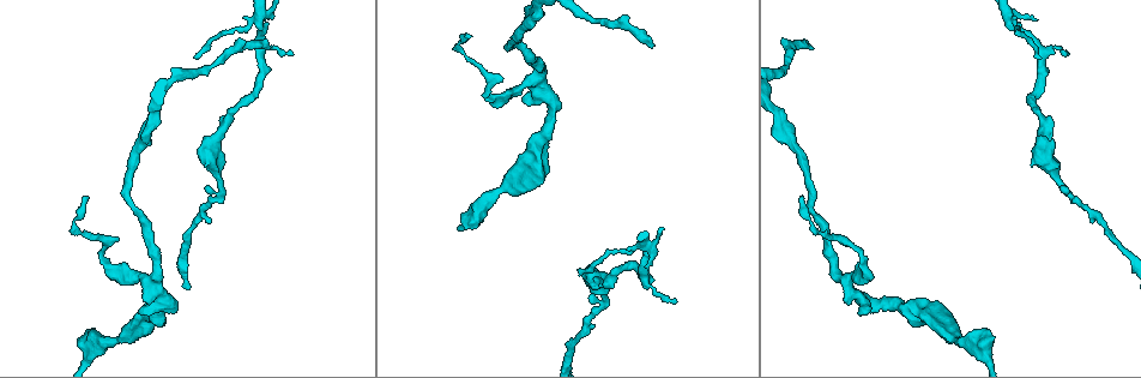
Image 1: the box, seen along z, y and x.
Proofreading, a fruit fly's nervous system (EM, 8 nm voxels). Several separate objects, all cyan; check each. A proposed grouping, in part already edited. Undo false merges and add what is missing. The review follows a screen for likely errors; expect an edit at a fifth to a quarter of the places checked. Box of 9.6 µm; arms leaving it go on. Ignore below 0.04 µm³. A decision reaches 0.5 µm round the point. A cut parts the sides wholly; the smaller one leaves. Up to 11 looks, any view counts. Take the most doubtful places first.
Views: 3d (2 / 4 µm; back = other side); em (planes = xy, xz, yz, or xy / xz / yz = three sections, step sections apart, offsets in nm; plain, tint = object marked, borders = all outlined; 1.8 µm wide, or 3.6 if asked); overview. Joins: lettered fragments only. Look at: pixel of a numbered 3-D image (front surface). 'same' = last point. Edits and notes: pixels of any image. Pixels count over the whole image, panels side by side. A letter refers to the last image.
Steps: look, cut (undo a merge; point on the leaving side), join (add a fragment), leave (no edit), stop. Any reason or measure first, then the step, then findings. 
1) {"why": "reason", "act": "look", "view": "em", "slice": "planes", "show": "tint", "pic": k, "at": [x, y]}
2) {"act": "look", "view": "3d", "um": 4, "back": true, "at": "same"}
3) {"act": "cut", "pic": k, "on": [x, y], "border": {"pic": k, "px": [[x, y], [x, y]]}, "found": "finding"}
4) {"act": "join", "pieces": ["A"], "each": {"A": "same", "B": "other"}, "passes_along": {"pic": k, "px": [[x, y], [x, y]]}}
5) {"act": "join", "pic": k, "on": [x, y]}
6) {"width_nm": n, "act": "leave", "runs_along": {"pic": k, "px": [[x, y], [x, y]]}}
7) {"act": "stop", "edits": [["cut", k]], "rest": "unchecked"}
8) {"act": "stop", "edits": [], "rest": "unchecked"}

{"why": "free end", "act": "look", "view": "em", "slice": "planes", "show": "tint", "pic": 1, "at": [812, 49]}

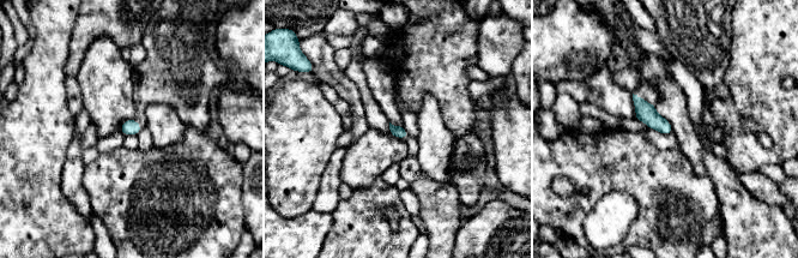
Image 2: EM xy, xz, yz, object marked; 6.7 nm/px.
{"act": "look", "view": "em", "slice": "planes", "show": "borders", "at": "same"}

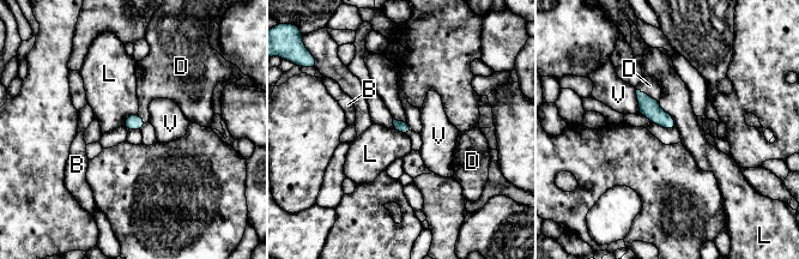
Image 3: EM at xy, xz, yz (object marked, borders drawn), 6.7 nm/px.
{"longest_contact_nm": ["L", 220], "act": "join", "pieces": ["D"], "each": {"B": "other", "D": "same", "L": "other", "V": "other"}, "passes_along": {"pic": 3, "px": [[649, 107], [646, 94], [649, 85]]}, "found": "it goes on there"}

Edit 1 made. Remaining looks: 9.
{"act": "look", "view": "overview"}

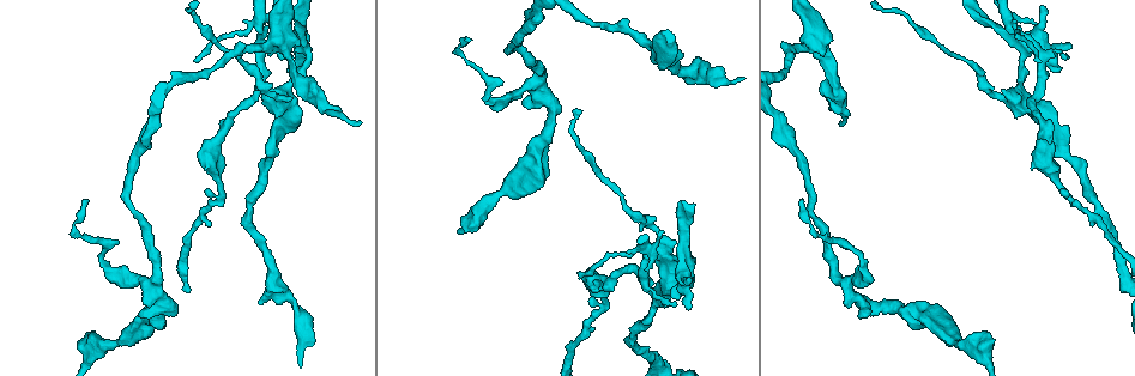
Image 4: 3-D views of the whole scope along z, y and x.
{"why": "thin neck", "act": "look", "view": "em", "um": 3.6, "slice": "planes", "show": "borders", "pic": 4, "at": [270, 92]}

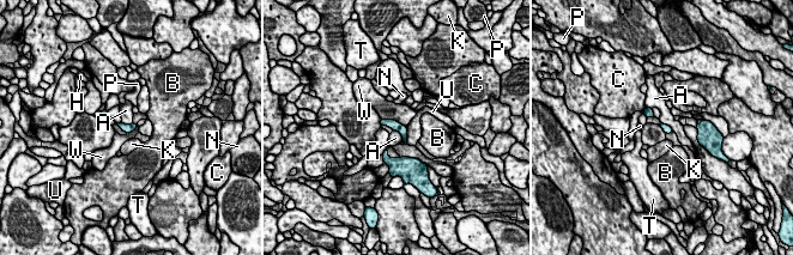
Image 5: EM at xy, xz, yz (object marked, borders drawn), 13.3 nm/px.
{"act": "leave", "each": {"A": "other", "B": "other", "C": "other", "H": "other", "K": "other", "N": "other", "P": "other", "T": "other", "U": "other", "W": "other"}, "border": {"pic": 5, "px": [[393, 129], [403, 139]]}, "found": "one cell here"}

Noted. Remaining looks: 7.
{"act": "look", "view": "em", "slice": "planes", "show": "plain", "pic": 4, "at": [469, 38]}

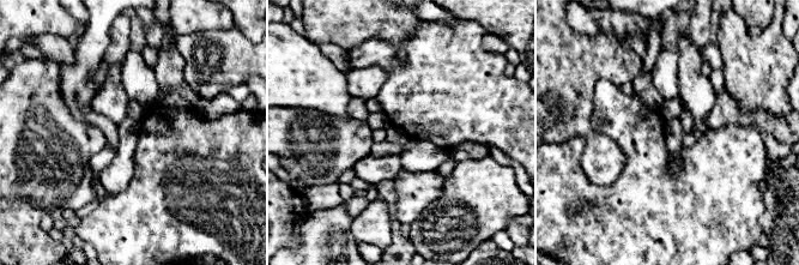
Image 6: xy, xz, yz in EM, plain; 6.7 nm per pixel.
{"why": "where the object lies", "act": "look", "view": "em", "slice": "planes", "show": "tint", "at": "same"}

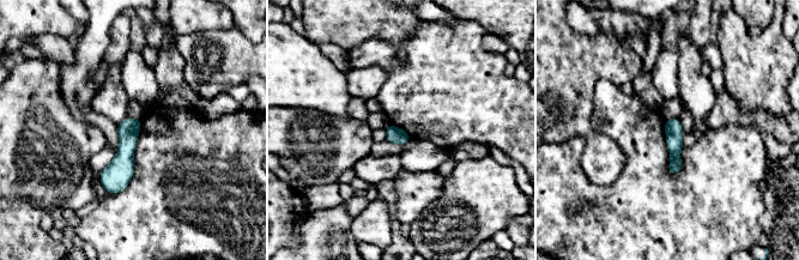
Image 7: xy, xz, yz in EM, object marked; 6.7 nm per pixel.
{"act": "look", "view": "em", "slice": "planes", "show": "borders", "at": "same"}

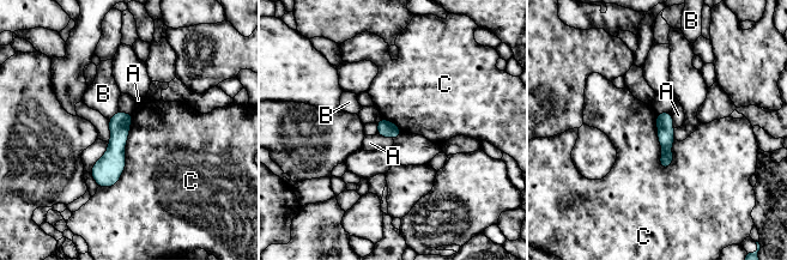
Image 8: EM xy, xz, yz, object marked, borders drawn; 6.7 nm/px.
{"act": "leave", "each": {"A": "other", "B": "other", "C": "other"}, "found": "none of them fits"}

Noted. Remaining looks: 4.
{"why": "thin neck", "act": "look", "view": "3d", "um": 2, "pic": 4, "at": [477, 215]}

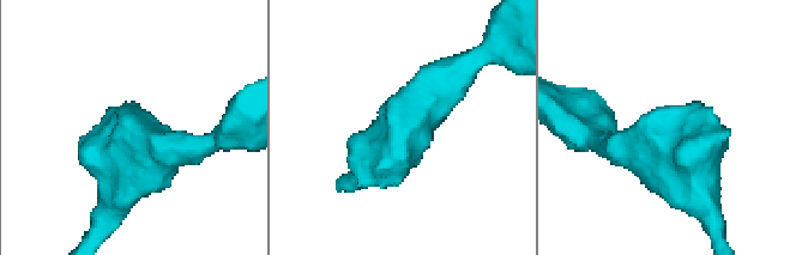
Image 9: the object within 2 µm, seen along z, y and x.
{"act": "look", "view": "em", "slice": "planes", "show": "borders", "pic": 9, "at": [673, 166]}

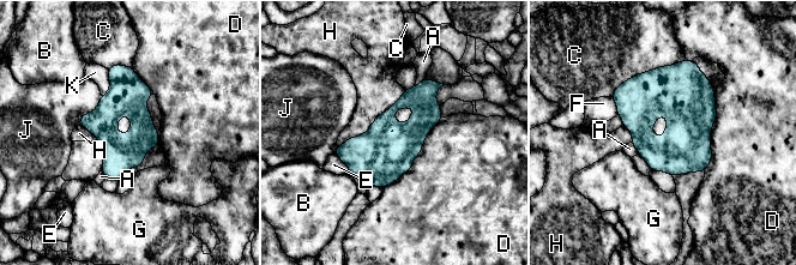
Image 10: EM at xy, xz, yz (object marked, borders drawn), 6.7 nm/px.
{"act": "leave", "each": {"A": "other", "B": "other", "C": "other", "D": "other", "E": "other", "F": "other", "G": "other", "H": "other", "J": "other", "K": "other"}, "runs_along": {"pic": 10, "px": [[116, 67], [114, 176]]}, "found": "one cell here"}

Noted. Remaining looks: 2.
{"why": "an open end", "act": "look", "view": "em", "slice": "planes", "show": "borders", "pic": 4, "at": [1039, 61]}

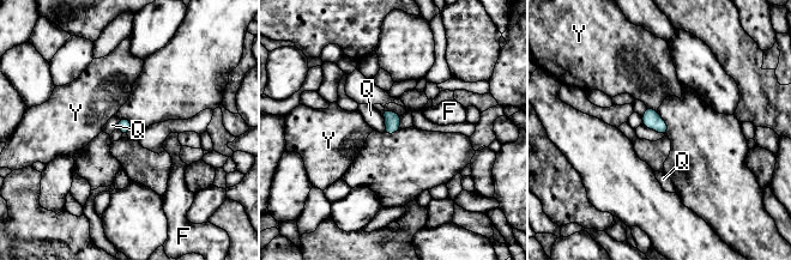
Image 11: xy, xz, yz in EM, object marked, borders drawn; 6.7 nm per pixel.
{"act": "leave", "each": {"F": "other", "Q": "other", "Y": "other"}, "found": "no lettered fragment goes on from it"}

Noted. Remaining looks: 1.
{"act": "stop", "edits": [["join", 3]], "rest": "unchecked"}

